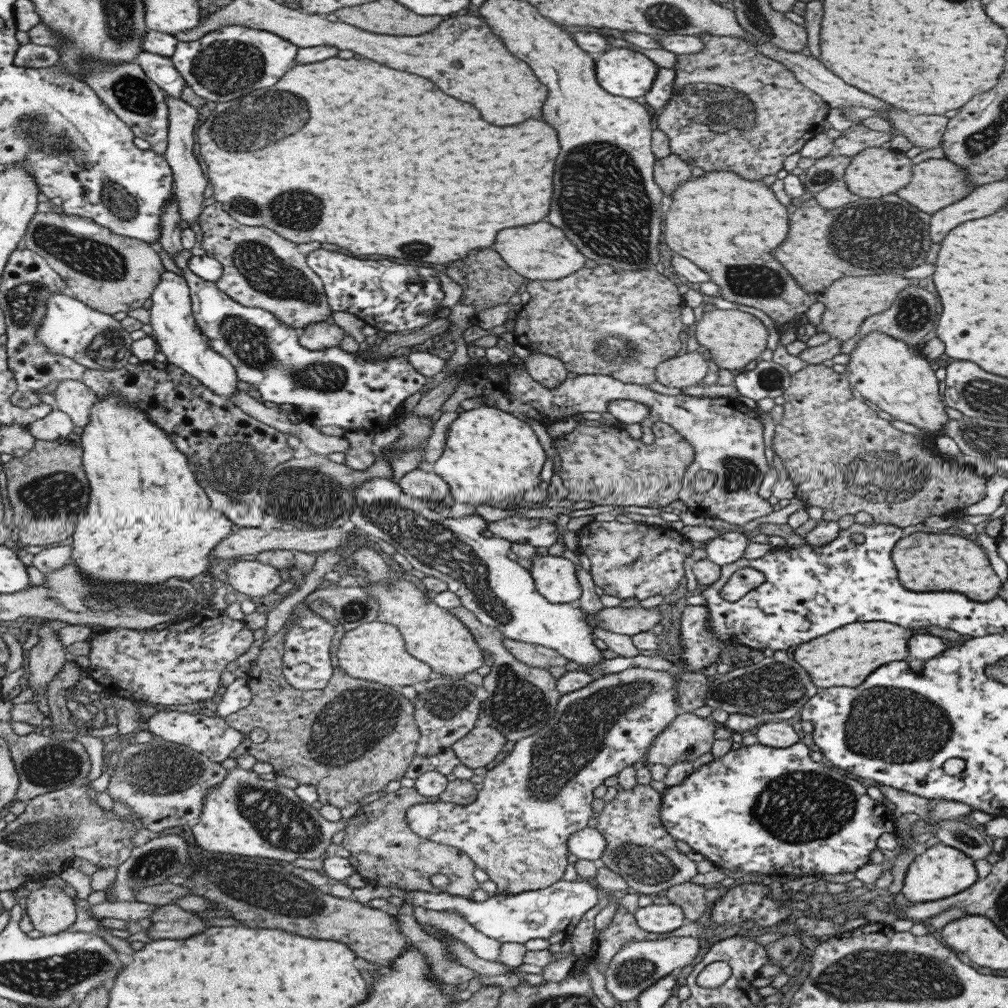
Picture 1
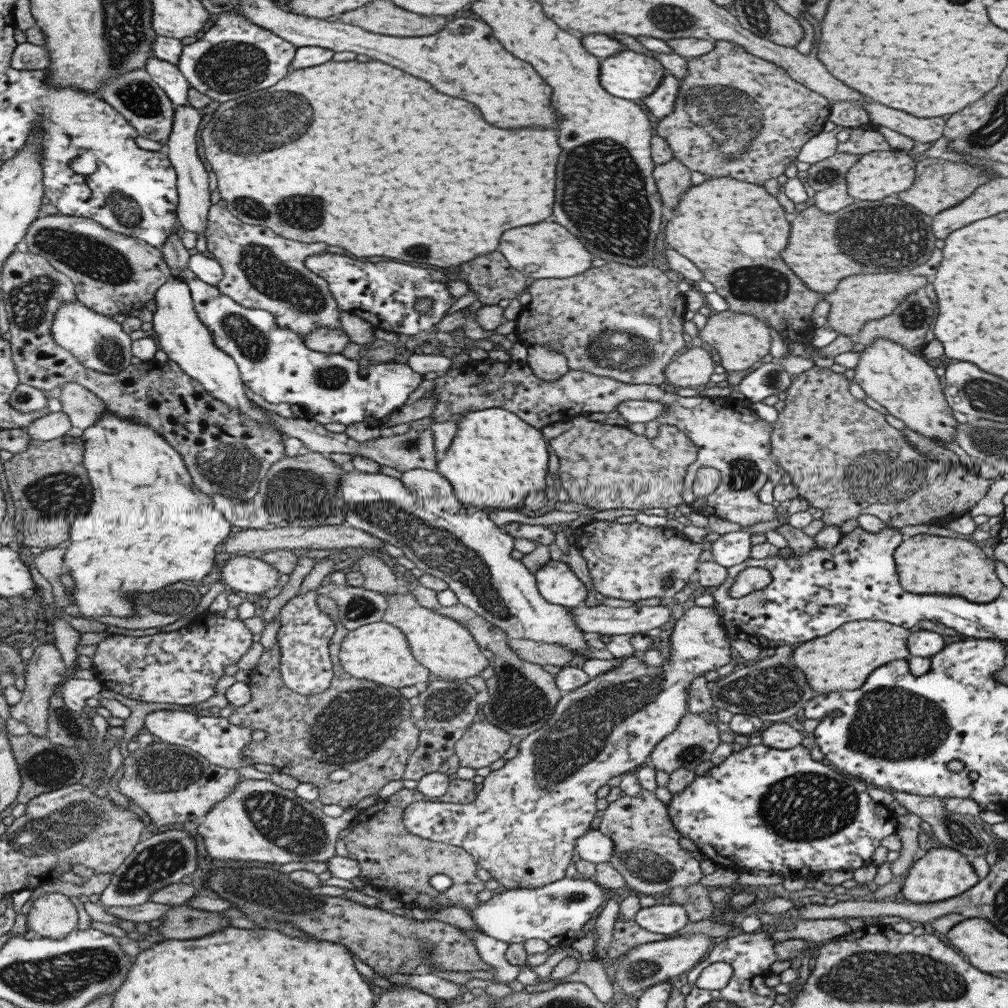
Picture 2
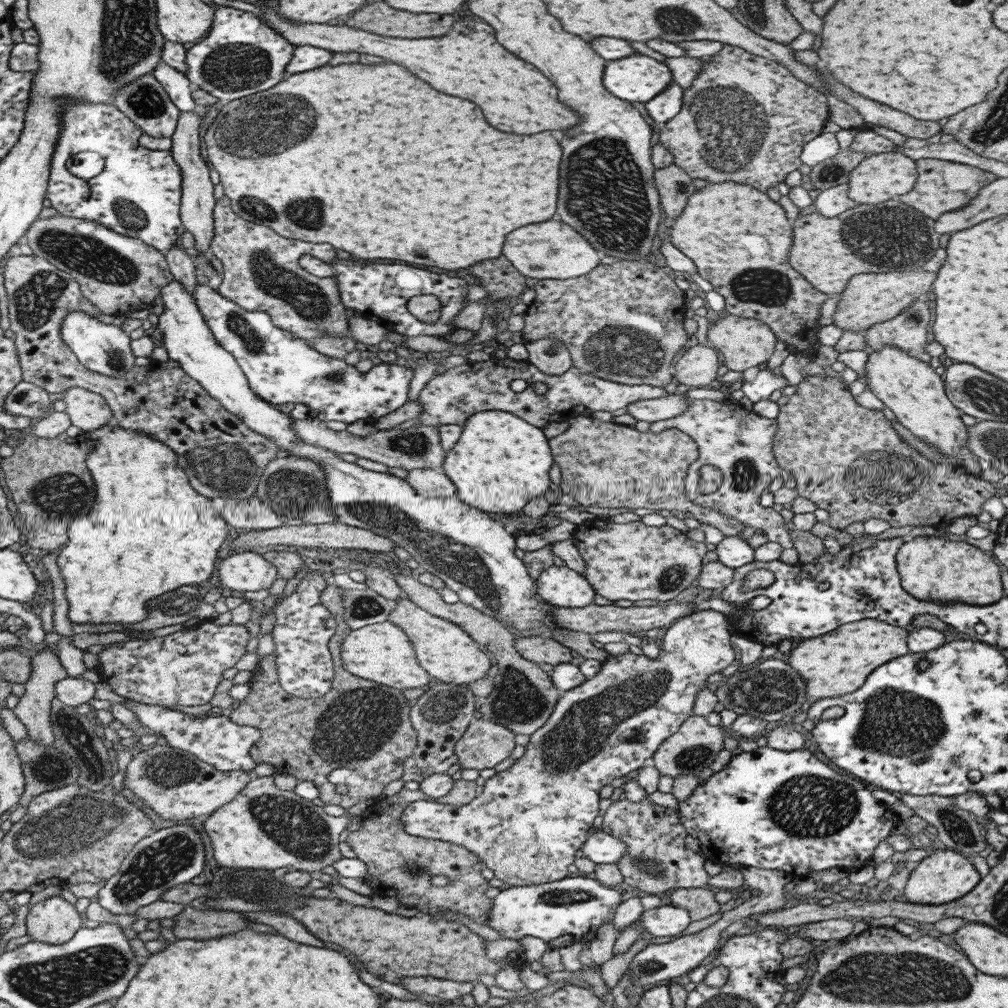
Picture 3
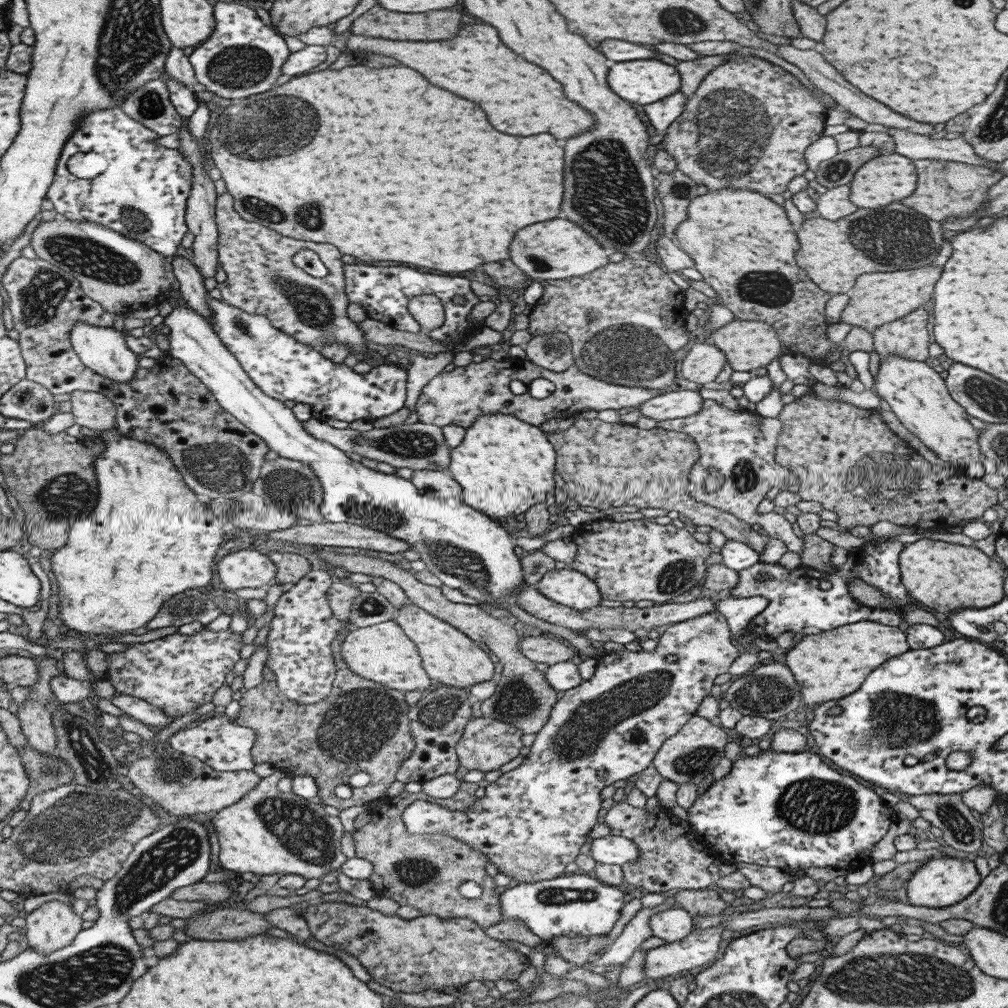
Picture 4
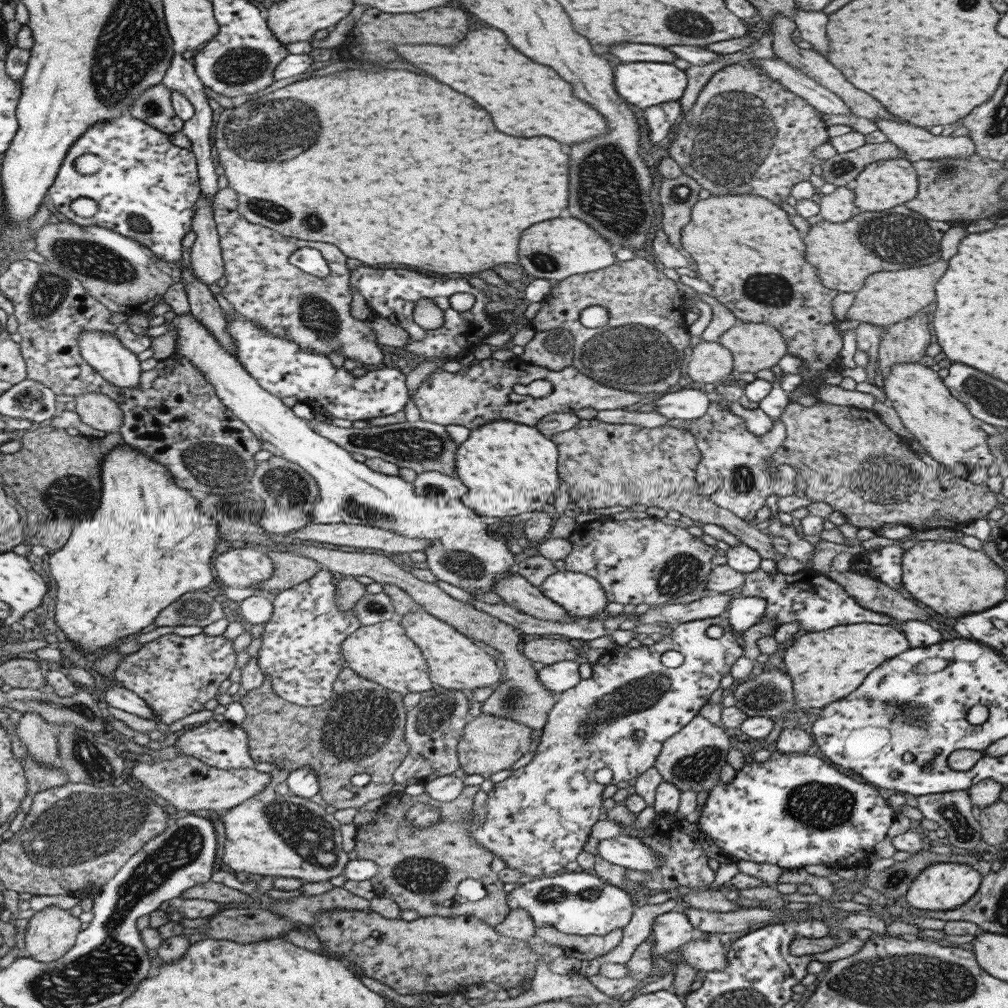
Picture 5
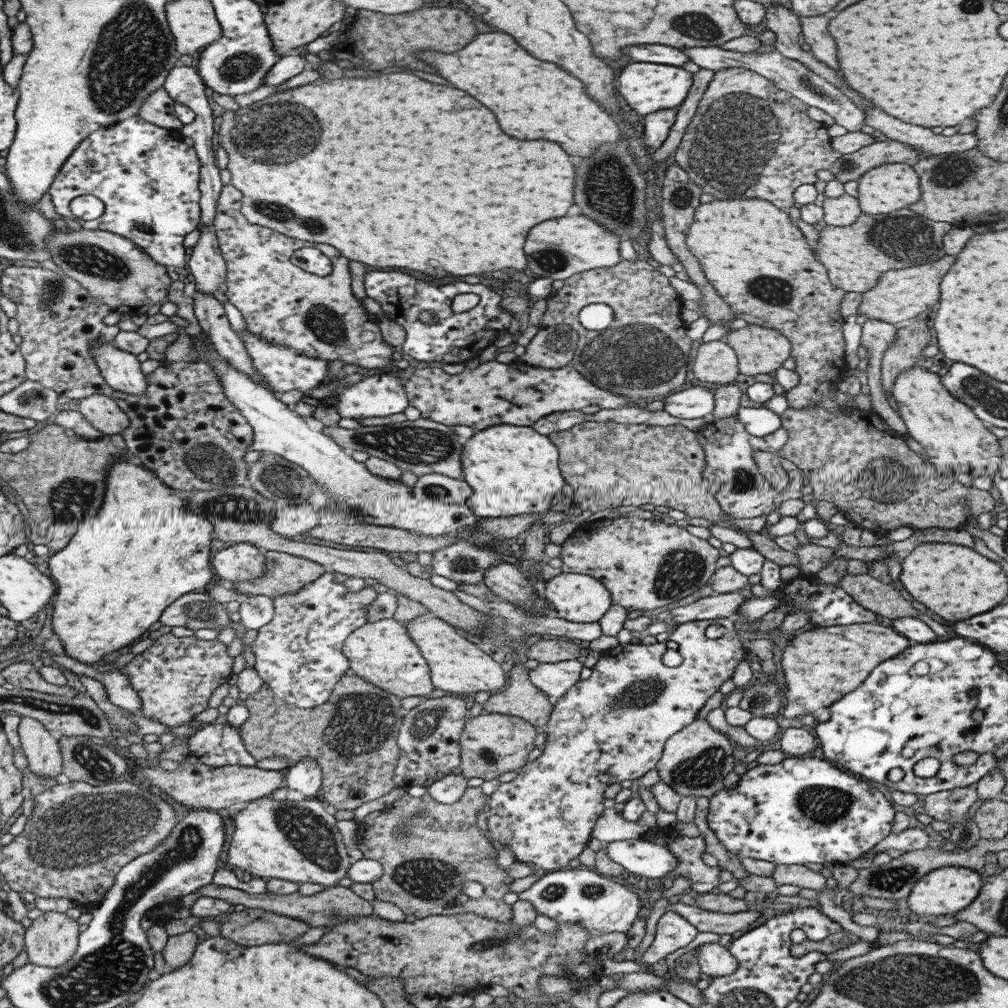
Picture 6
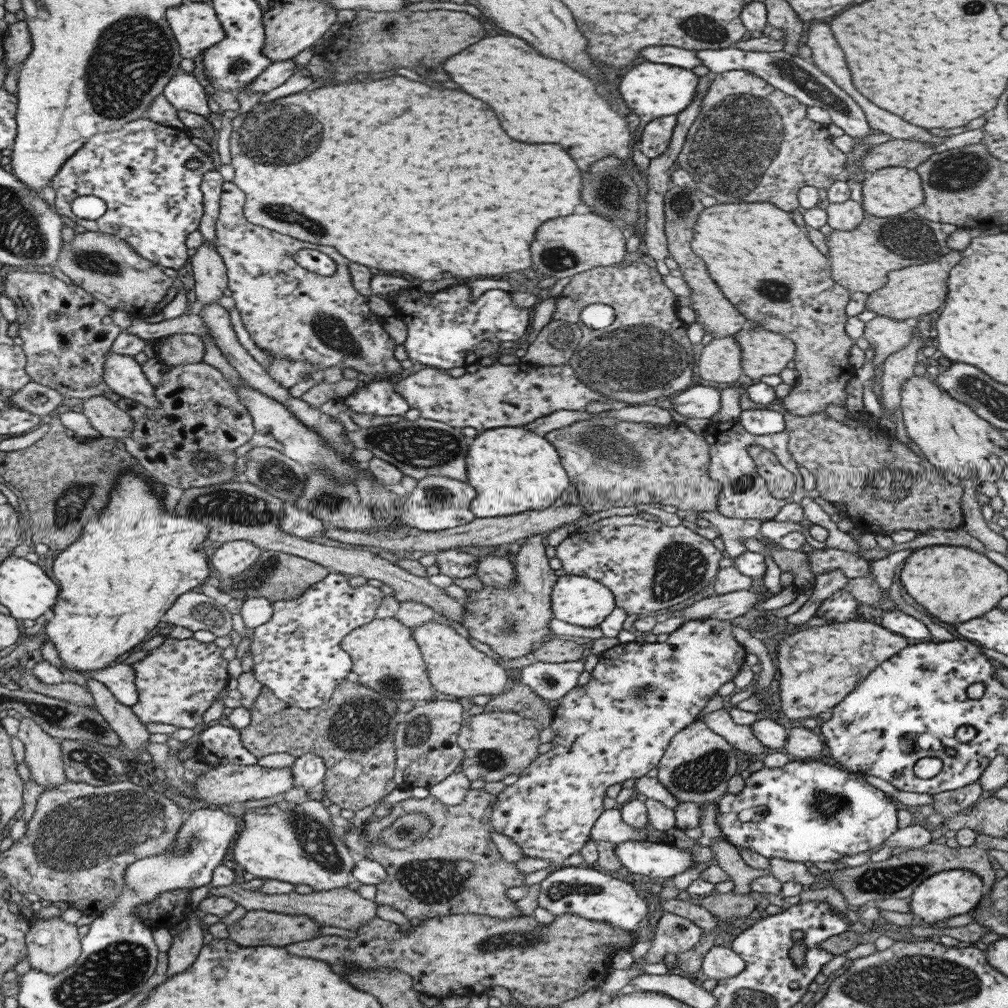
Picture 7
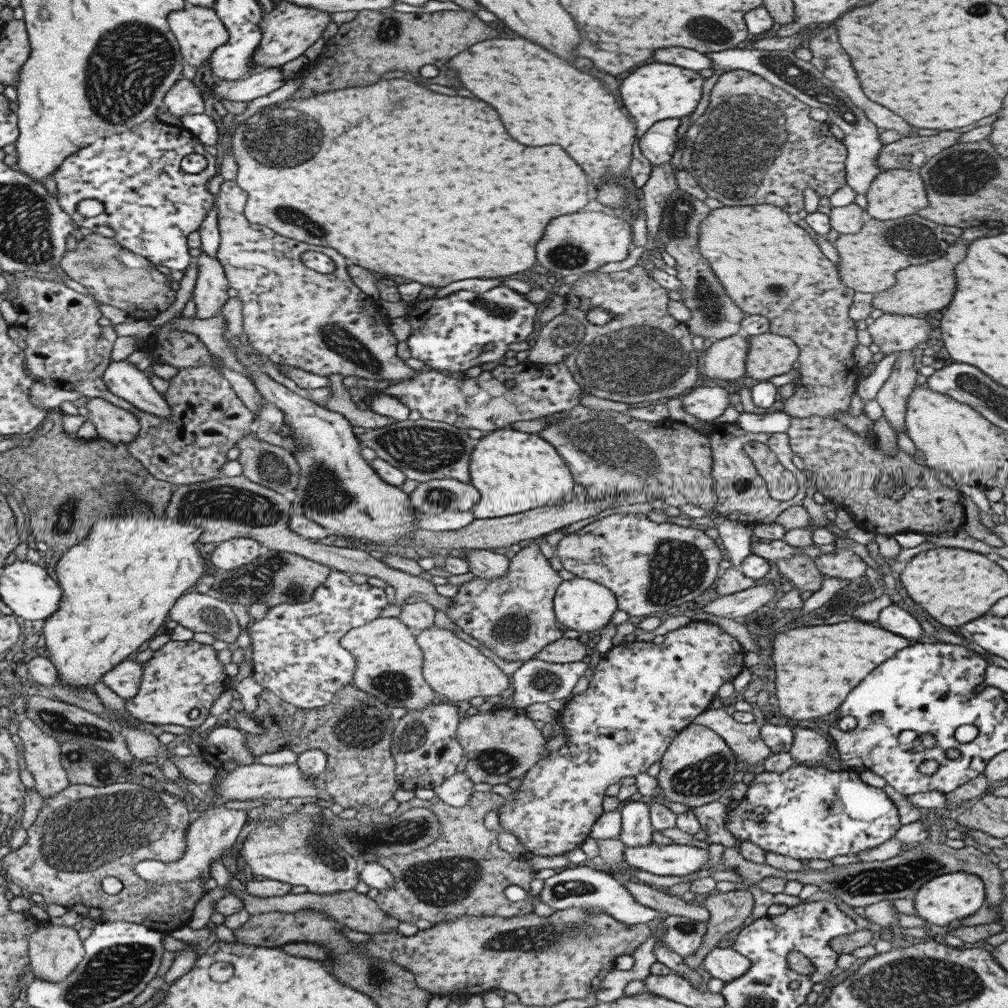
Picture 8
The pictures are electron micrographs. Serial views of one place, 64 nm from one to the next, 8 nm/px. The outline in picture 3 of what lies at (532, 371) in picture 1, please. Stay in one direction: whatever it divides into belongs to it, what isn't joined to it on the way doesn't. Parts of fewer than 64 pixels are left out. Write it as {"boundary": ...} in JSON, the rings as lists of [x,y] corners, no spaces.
{"boundary":[[[541,339],[524,344],[527,361],[545,375],[560,376],[572,367],[565,345],[557,339]]]}

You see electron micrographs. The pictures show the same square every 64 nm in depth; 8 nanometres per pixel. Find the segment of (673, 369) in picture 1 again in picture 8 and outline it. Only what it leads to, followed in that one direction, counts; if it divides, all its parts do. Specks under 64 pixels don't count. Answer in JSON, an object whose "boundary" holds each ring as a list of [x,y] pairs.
{"boundary":[[[743,333],[712,342],[703,356],[703,378],[725,383],[745,380],[745,358],[749,350]]]}

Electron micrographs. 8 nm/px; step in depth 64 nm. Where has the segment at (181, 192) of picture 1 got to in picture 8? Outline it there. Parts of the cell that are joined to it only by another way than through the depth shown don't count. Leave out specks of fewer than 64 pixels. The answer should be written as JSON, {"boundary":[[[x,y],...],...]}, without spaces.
{"boundary":[[[201,252],[196,256],[197,276],[192,290],[195,304],[194,315],[200,319],[211,318],[219,314],[219,309],[227,300],[228,280],[223,267],[216,257]]]}

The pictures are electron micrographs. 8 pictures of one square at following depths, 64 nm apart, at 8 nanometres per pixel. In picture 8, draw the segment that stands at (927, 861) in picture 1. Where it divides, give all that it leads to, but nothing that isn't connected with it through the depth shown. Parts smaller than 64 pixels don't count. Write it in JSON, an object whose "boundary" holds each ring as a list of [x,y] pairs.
{"boundary":[[[949,872],[949,874],[941,874],[937,878],[925,882],[915,891],[912,901],[915,915],[922,918],[923,921],[939,926],[951,926],[956,925],[959,921],[962,922],[980,906],[985,905],[984,887],[982,881],[973,874]]]}

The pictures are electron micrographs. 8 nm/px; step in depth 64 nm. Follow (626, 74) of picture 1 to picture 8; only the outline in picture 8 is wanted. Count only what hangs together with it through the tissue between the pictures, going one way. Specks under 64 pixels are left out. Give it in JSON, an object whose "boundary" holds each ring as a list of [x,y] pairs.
{"boundary":[[[645,64],[635,68],[627,74],[619,84],[619,98],[627,112],[633,117],[635,124],[635,142],[631,144],[631,160],[629,161],[628,174],[631,176],[636,188],[641,188],[649,178],[651,165],[641,154],[637,146],[638,138],[655,122],[666,119],[680,119],[682,116],[693,112],[699,98],[701,98],[701,84],[705,78],[697,71],[687,70],[671,64]]]}

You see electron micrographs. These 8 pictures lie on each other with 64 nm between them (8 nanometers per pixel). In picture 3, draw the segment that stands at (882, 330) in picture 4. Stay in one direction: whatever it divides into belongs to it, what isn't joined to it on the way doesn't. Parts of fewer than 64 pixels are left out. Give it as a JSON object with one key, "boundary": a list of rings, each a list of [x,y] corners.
{"boundary":[[[925,298],[915,299],[899,314],[883,322],[867,327],[863,339],[871,350],[881,350],[883,346],[893,346],[907,353],[911,358],[929,361],[925,353],[927,324],[931,320],[931,310]]]}

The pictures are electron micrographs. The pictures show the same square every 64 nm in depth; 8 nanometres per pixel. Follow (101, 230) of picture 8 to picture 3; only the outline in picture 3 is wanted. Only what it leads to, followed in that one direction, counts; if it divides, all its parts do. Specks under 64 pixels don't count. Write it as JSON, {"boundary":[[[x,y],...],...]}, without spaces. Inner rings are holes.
{"boundary":[[[65,99],[64,101],[61,101],[58,106],[60,106],[60,117],[58,119],[60,120],[61,130],[59,130],[59,138],[55,141],[49,161],[49,176],[46,186],[46,198],[49,200],[51,208],[55,208],[59,215],[93,221],[105,226],[105,228],[108,228],[109,230],[113,230],[113,232],[116,232],[117,234],[122,234],[129,238],[138,238],[141,242],[152,246],[155,250],[158,250],[163,254],[170,246],[177,244],[180,236],[185,232],[184,226],[181,224],[179,218],[180,196],[182,195],[180,184],[182,176],[181,171],[179,170],[180,166],[178,166],[176,161],[171,158],[170,152],[168,150],[151,150],[140,147],[137,144],[137,139],[143,134],[141,133],[141,129],[139,129],[139,126],[136,126],[136,124],[133,124],[133,122],[131,122],[123,113],[119,112],[112,104],[108,105]],[[83,151],[96,152],[104,160],[101,172],[87,180],[81,180],[81,178],[69,174],[69,171],[65,168],[65,161],[72,154],[77,154],[78,152]]]}

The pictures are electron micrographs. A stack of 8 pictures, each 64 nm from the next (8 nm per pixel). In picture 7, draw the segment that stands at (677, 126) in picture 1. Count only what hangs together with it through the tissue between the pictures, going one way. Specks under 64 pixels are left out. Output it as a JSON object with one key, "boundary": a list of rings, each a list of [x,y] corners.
{"boundary":[[[731,69],[715,73],[713,81],[710,82],[709,88],[706,90],[700,102],[700,109],[698,110],[697,116],[688,128],[682,147],[677,153],[676,161],[681,169],[689,173],[689,176],[693,179],[700,194],[710,195],[711,198],[715,198],[717,203],[769,202],[769,204],[777,206],[777,208],[780,208],[782,211],[791,213],[791,211],[799,206],[796,197],[799,188],[803,188],[803,186],[814,186],[815,188],[827,189],[833,182],[833,179],[827,177],[829,174],[831,176],[837,176],[837,178],[843,178],[844,172],[842,172],[842,164],[847,158],[846,153],[841,152],[836,146],[833,146],[831,141],[832,137],[825,131],[825,125],[819,125],[807,120],[805,117],[805,109],[806,106],[801,104],[794,96],[789,96],[777,90],[766,80],[759,78],[759,76],[748,70]]]}

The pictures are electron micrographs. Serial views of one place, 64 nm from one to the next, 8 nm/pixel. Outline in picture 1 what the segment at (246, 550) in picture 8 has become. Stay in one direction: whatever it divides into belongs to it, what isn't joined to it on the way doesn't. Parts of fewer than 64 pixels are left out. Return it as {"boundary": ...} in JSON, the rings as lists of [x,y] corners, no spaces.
{"boundary":[[[256,559],[235,561],[226,568],[225,583],[231,586],[239,597],[265,596],[274,592],[282,583],[279,571]]]}

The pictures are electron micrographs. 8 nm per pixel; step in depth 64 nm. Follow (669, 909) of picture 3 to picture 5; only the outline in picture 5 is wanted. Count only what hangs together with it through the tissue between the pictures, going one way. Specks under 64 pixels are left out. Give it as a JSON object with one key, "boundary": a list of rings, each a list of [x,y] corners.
{"boundary":[[[679,909],[655,916],[650,924],[655,944],[651,954],[665,954],[677,950],[696,935],[688,918]]]}

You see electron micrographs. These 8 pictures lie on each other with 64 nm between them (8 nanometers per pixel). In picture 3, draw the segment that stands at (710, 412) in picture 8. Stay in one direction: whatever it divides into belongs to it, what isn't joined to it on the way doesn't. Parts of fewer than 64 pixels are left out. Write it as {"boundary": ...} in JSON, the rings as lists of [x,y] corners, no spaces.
{"boundary":[[[667,394],[667,397],[639,400],[624,406],[625,414],[641,422],[655,422],[679,416],[687,410],[689,398],[686,394]]]}

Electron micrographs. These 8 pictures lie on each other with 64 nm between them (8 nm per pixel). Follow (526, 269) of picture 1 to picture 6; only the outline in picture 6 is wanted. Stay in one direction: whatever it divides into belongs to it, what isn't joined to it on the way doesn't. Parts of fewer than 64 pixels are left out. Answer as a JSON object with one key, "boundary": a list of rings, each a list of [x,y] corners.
{"boundary":[[[563,216],[563,218],[553,218],[553,220],[539,222],[537,226],[533,226],[527,232],[527,238],[523,244],[523,254],[527,260],[527,269],[533,275],[551,278],[556,284],[559,284],[574,274],[617,264],[622,260],[617,251],[620,241],[616,234],[611,234],[600,224],[591,222],[589,218]]]}

